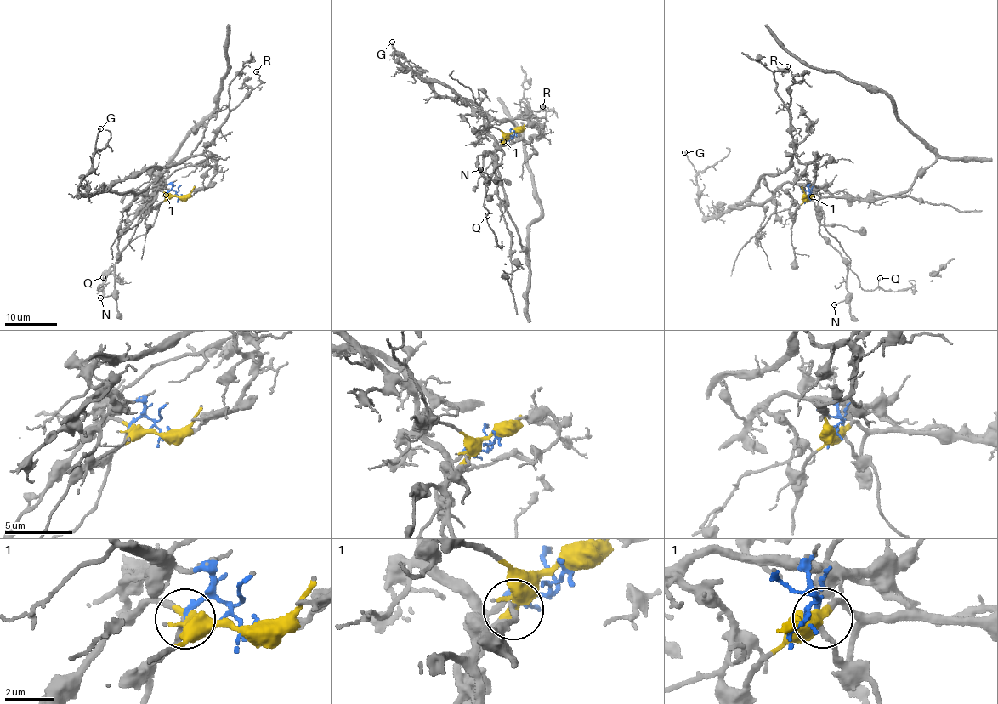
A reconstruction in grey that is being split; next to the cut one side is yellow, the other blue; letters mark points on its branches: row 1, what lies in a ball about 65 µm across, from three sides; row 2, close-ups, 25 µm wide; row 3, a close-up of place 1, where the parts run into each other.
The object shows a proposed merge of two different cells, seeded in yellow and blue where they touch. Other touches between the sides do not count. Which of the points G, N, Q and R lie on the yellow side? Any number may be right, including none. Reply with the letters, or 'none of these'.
N

